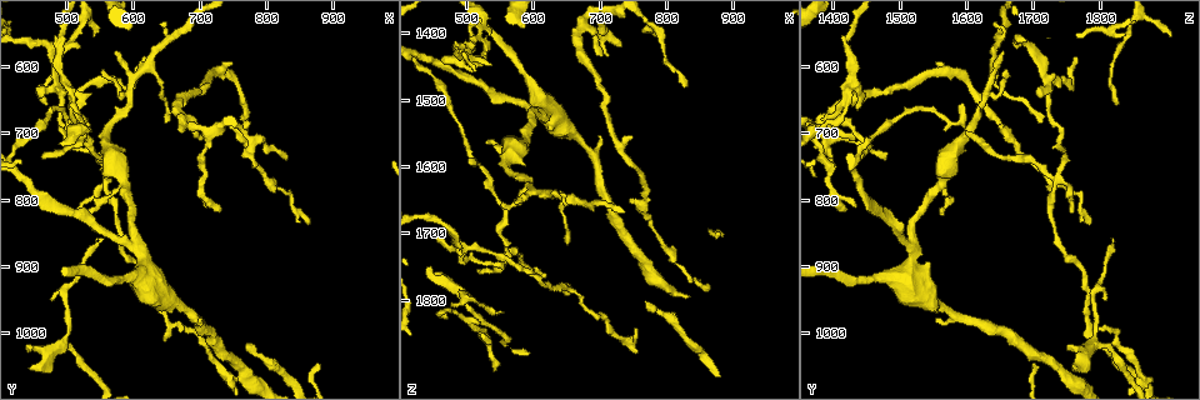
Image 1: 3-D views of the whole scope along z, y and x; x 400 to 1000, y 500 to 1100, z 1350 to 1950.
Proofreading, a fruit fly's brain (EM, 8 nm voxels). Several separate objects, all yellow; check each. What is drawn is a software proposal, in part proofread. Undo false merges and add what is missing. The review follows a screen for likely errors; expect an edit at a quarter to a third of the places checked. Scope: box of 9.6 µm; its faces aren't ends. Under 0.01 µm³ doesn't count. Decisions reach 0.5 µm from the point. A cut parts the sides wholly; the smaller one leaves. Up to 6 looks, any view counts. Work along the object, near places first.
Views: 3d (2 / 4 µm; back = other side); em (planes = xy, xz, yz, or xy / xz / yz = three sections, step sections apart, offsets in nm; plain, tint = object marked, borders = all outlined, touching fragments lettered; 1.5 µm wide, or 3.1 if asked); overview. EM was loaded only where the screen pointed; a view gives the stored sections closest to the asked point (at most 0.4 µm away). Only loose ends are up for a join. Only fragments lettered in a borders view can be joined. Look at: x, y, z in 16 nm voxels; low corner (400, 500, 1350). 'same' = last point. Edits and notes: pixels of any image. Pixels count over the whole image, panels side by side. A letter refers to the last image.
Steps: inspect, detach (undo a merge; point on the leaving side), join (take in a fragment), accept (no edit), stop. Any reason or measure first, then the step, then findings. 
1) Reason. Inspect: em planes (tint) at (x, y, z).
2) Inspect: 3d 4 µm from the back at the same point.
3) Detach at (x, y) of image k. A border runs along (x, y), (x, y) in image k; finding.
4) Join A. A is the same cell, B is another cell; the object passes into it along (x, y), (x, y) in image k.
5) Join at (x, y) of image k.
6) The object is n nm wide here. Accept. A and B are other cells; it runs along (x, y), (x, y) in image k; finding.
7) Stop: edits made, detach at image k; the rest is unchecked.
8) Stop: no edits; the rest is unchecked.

Thin end. Inspect: 3d 2 µm at (475, 950, 1810).

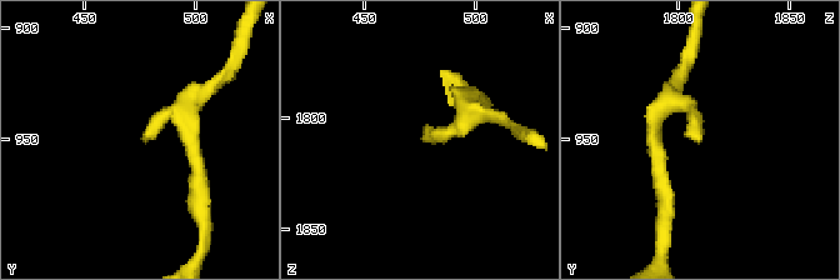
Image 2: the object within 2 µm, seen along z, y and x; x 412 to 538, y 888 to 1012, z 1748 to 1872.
Need the tissue. Inspect: em xy step 8 (plain) at (476, 951, 1810).

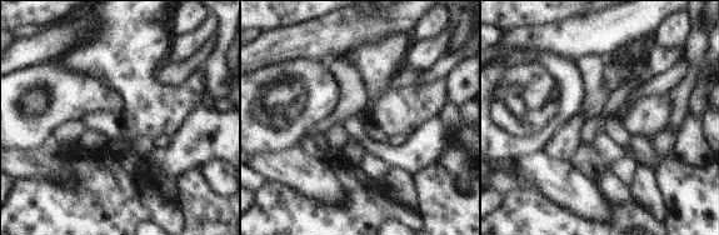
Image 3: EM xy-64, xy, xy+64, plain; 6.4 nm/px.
What lies round it. Inspect: em xy step 8 (borders) at the same point.

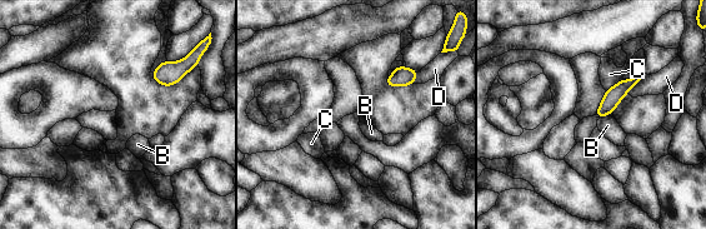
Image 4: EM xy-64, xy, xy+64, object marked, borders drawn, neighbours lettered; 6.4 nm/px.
Accept. B, C and D are other cells; no lettered fragment goes on from it.

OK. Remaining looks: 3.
Free end. Inspect: 3d 4 µm from the back at (445, 1055, 1760).

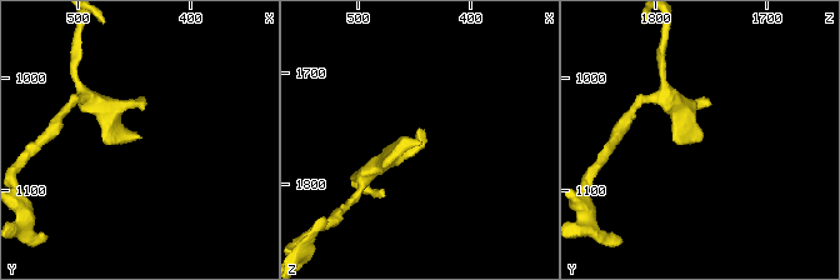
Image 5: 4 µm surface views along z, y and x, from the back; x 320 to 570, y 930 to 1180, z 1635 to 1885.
Inspect: em planes (tint) at (442, 1054, 1764).

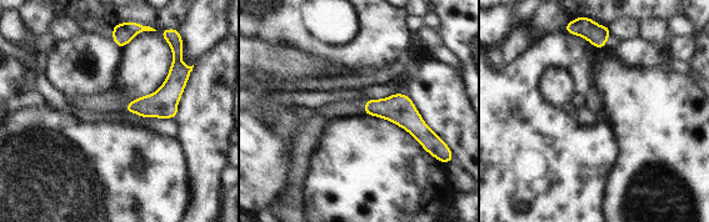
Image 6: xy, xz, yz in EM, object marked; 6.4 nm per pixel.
See the neighbours. Inspect: em planes (borders) at the same point.

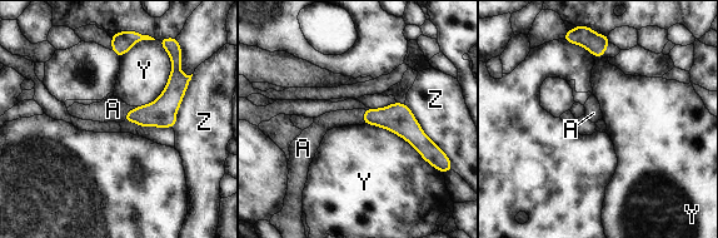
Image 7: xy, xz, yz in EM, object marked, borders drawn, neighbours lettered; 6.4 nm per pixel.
Join A. A is the same cell, Y and Z are other cells; it goes on there.

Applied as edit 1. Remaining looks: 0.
Stop: edits made, join at image 7; the rest is unchecked.

